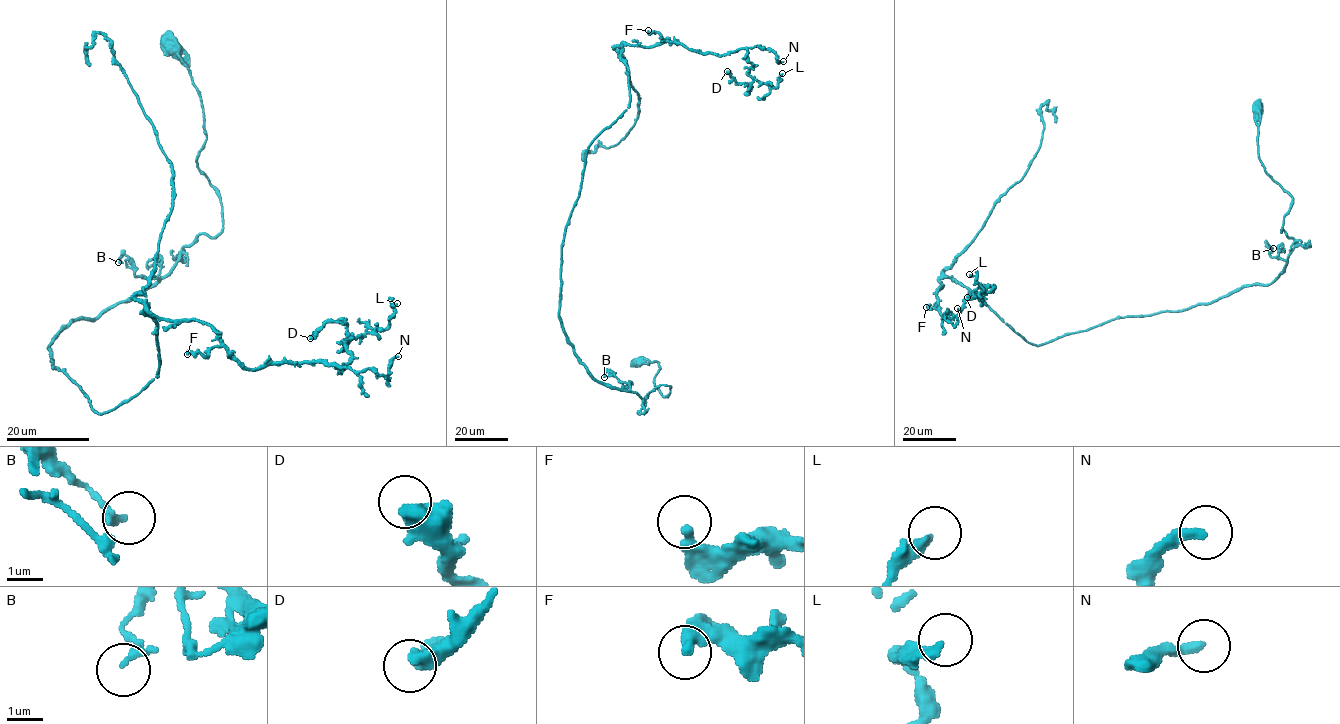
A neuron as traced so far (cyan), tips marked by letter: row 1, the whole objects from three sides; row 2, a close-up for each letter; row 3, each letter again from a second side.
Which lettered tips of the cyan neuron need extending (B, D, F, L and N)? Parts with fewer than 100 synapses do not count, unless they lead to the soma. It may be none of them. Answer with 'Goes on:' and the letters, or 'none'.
Goes on: none

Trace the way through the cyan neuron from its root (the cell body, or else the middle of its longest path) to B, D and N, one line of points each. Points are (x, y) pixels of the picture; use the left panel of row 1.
B: (169, 49), (200, 97), (196, 167), (220, 200), (222, 230), (186, 245), (159, 280), (118, 262)
D: (169, 49), (222, 230), (52, 367), (106, 413), (146, 307), (349, 361), (310, 338)
N: (169, 49), (222, 230), (52, 367), (127, 403), (146, 307), (250, 368), (398, 356)

